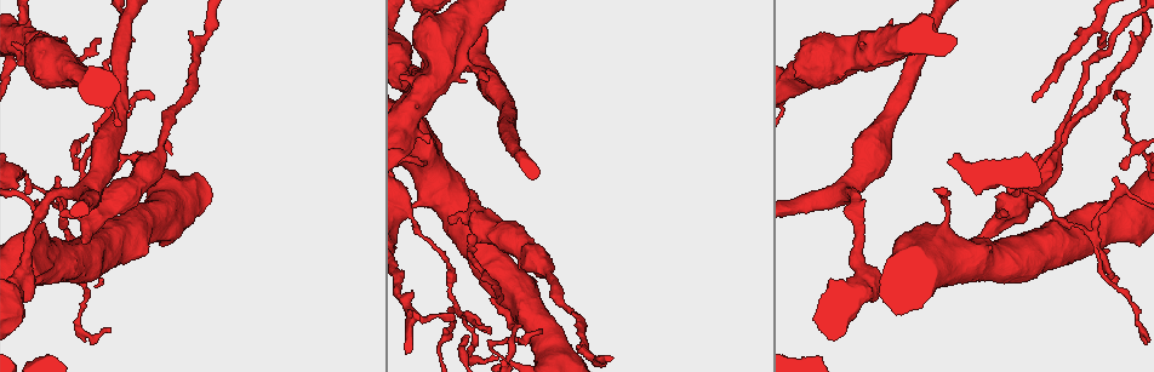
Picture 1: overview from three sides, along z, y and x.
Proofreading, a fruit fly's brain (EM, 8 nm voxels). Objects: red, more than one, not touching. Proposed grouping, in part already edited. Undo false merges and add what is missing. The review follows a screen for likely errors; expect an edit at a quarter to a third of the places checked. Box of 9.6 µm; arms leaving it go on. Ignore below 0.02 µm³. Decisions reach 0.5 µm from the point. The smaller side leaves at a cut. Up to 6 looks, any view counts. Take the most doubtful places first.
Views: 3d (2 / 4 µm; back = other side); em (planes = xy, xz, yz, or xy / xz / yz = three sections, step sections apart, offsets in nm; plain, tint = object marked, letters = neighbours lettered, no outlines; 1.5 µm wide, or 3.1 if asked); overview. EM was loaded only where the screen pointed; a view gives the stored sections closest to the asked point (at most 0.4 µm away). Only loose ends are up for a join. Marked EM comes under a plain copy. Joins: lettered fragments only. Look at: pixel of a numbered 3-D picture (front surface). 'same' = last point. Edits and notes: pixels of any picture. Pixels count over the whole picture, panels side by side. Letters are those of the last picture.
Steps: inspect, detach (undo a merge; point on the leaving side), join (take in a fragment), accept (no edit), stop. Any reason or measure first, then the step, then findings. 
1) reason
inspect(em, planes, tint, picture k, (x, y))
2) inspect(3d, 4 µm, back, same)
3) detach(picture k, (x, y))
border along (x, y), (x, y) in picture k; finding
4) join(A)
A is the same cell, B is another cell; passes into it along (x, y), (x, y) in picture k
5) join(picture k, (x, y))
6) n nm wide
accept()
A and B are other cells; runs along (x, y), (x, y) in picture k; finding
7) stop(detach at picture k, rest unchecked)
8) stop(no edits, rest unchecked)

abrupt turn
inspect(em, planes, letters, picture 1, (409, 214))

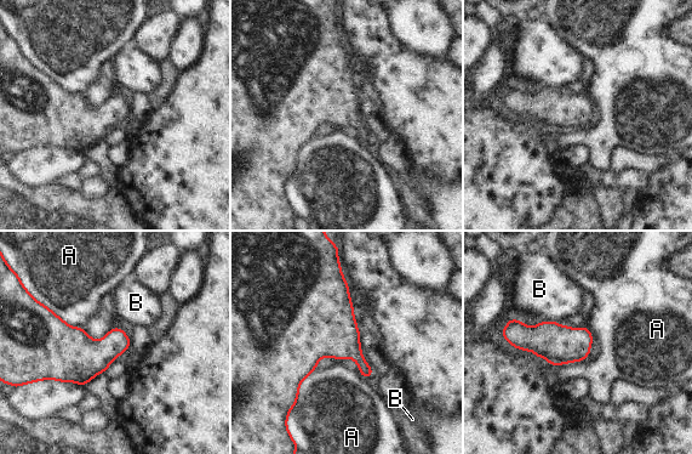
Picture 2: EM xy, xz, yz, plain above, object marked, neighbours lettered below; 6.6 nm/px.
220 nm wide
accept()
A and B are other cells; border along (315, 368), (301, 382), (291, 410) in picture 2; continuous, no second cell

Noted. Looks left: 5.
inspect(3d, 2 µm, picture 1, (65, 234))

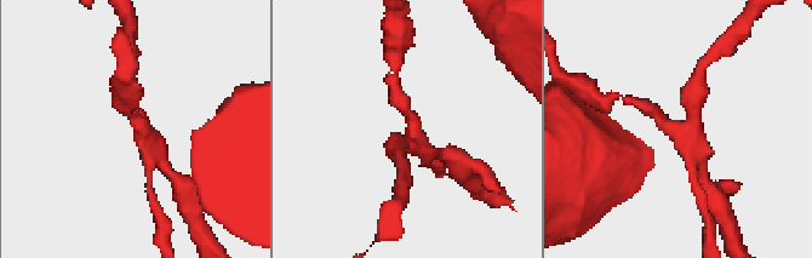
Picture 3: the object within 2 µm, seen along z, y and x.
3 arms
inspect(em, planes, letters, picture 3, (682, 129))

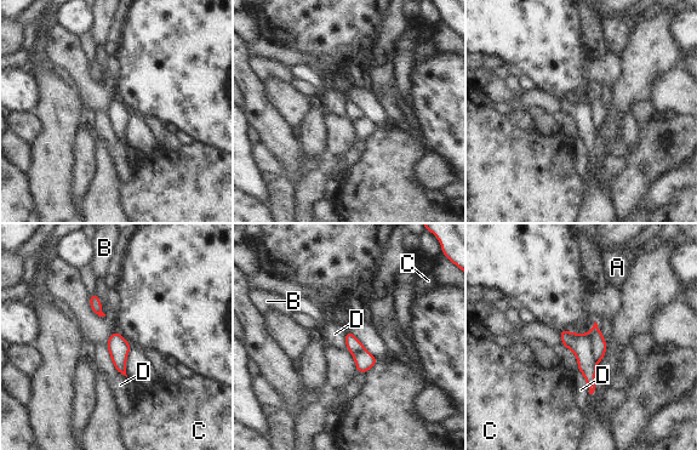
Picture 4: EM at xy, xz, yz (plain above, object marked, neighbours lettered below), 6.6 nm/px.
detach(picture 4, (599, 345))
A, B, C and D are other cells; border along (587, 334), (596, 363) in picture 4; two cells meet here

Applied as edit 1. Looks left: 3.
stop(detach at picture 4, rest unchecked)

